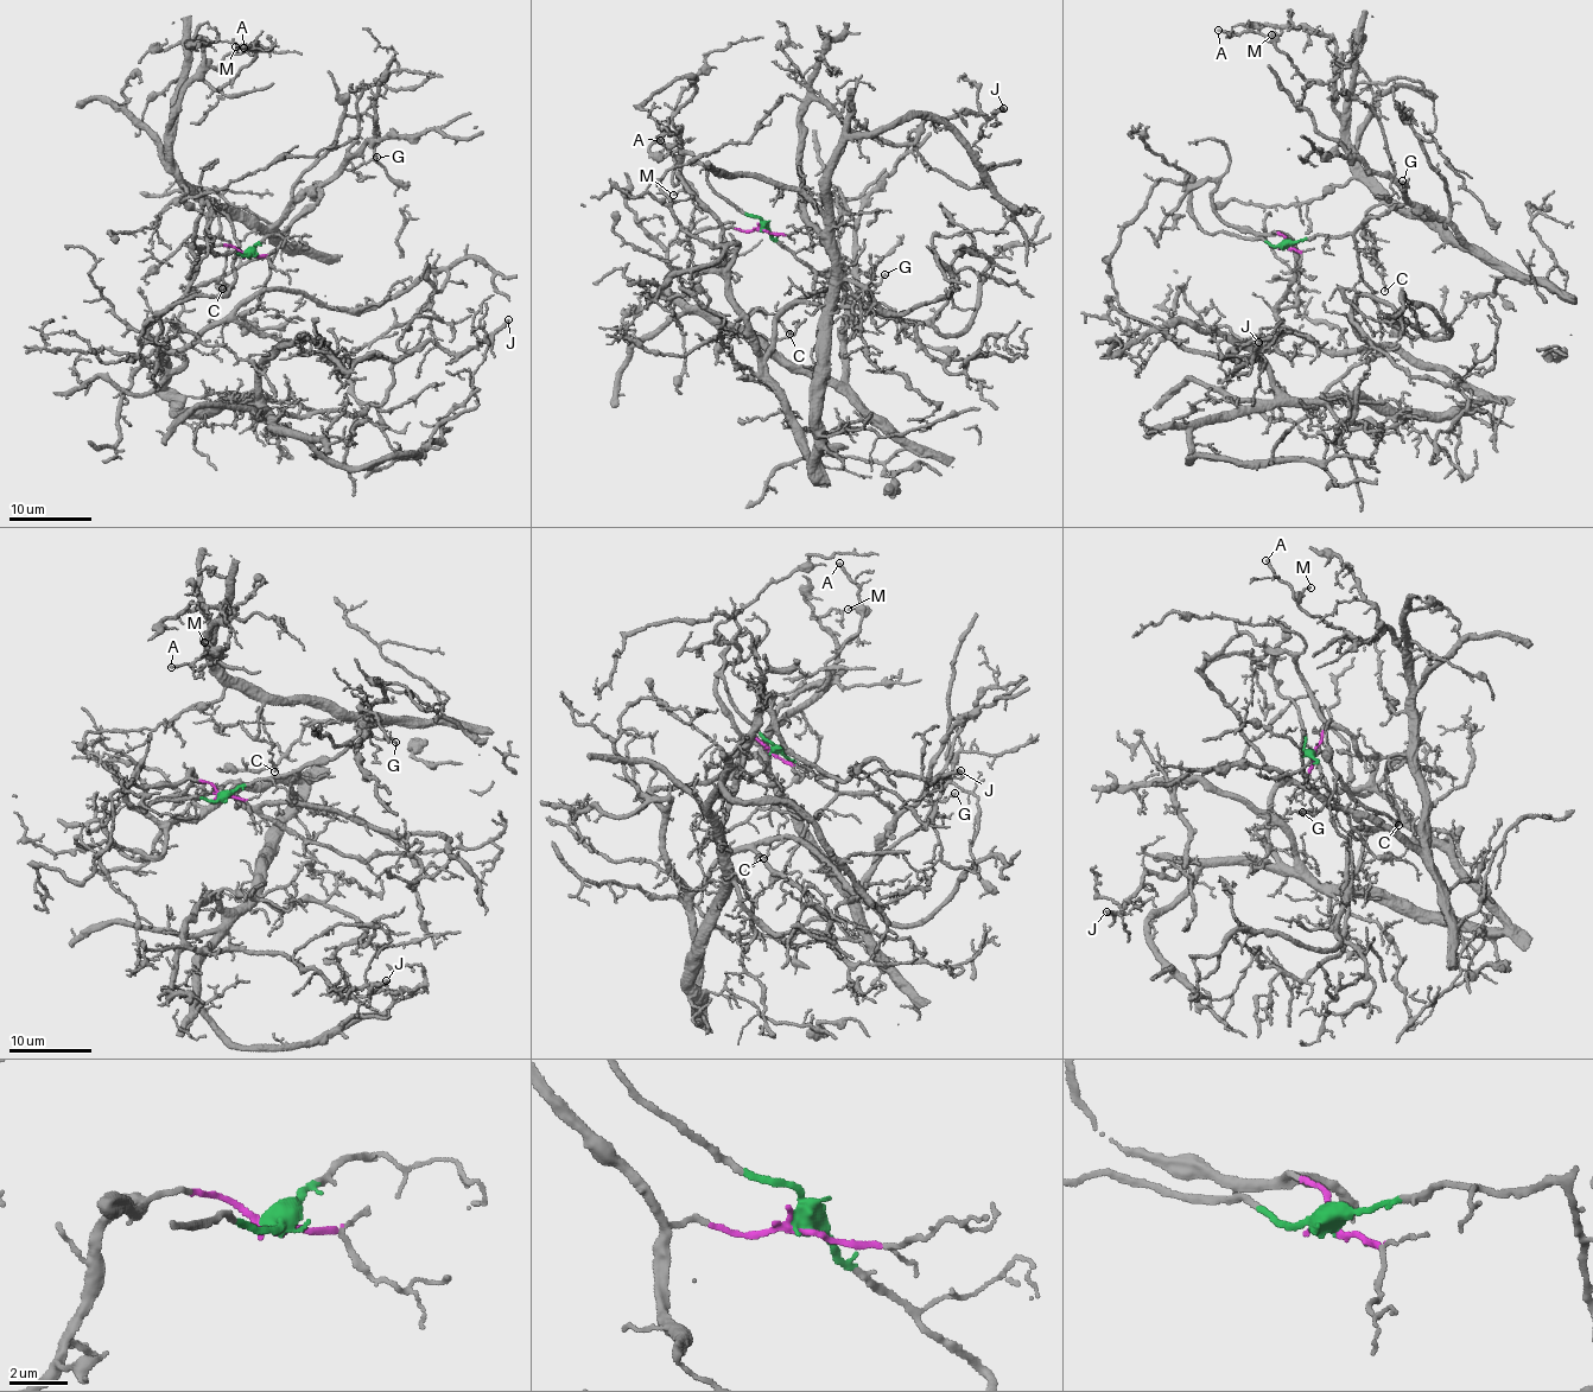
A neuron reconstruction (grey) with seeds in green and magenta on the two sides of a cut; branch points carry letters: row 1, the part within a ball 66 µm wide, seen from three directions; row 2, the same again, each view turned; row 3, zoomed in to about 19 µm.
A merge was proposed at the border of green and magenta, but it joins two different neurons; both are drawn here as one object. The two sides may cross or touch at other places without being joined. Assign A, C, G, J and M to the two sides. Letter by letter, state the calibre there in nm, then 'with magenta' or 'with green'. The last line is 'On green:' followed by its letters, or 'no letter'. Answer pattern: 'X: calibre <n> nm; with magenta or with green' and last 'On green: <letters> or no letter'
A: calibre 200 nm; with green
C: calibre 100 nm; with green
G: calibre 130 nm; with green
J: calibre 360 nm; with magenta
M: calibre 90 nm; with green
On green: A, C, G, M

